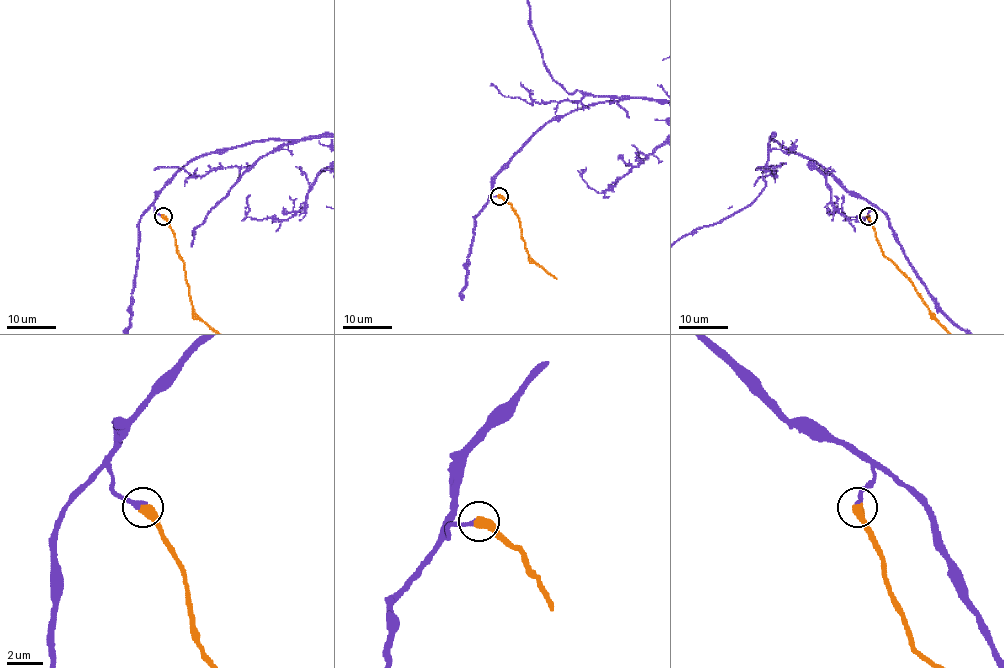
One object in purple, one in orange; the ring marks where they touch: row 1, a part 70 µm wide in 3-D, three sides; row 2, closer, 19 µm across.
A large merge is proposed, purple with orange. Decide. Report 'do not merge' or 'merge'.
merge

